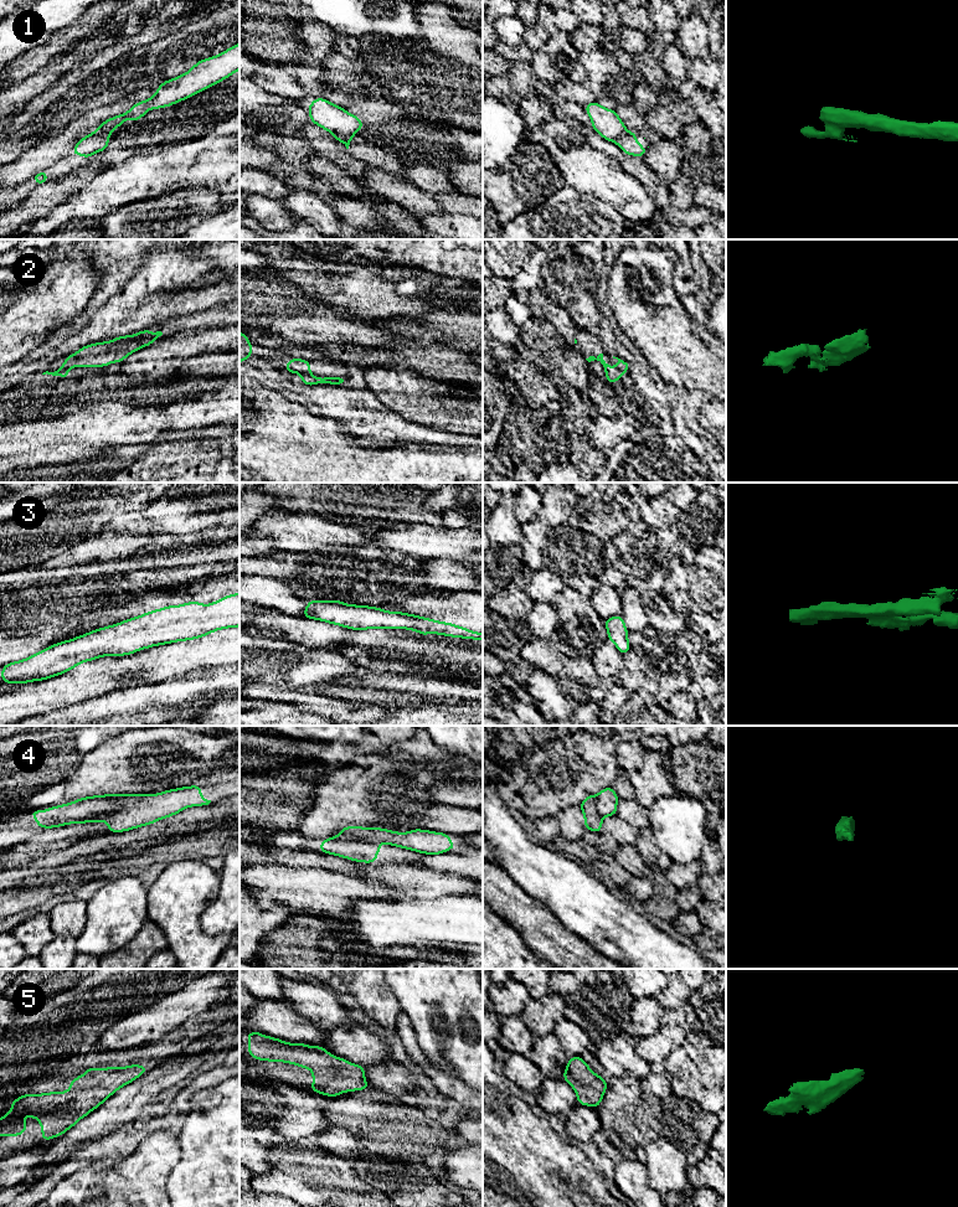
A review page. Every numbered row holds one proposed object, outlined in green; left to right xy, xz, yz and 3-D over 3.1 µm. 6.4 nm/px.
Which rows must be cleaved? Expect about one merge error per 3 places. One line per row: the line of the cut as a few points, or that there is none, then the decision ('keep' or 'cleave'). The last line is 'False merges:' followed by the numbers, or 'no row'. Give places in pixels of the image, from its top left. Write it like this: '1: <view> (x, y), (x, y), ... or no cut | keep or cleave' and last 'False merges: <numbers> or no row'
1: xz (334, 133), (353, 135) | cleave
2: no cut | keep
3: no cut | keep
4: xy (129, 794), (116, 810), (77, 823) | cleave
5: no cut | keep
False merges: 1, 4

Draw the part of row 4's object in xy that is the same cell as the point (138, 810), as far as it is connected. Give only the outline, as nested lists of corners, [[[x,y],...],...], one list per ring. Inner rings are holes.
[[[201,785],[182,786],[158,794],[129,794],[122,799],[123,806],[114,813],[97,815],[78,824],[103,820],[109,832],[124,832],[145,825],[153,825],[179,814],[190,806],[205,806],[211,800],[201,796]]]

